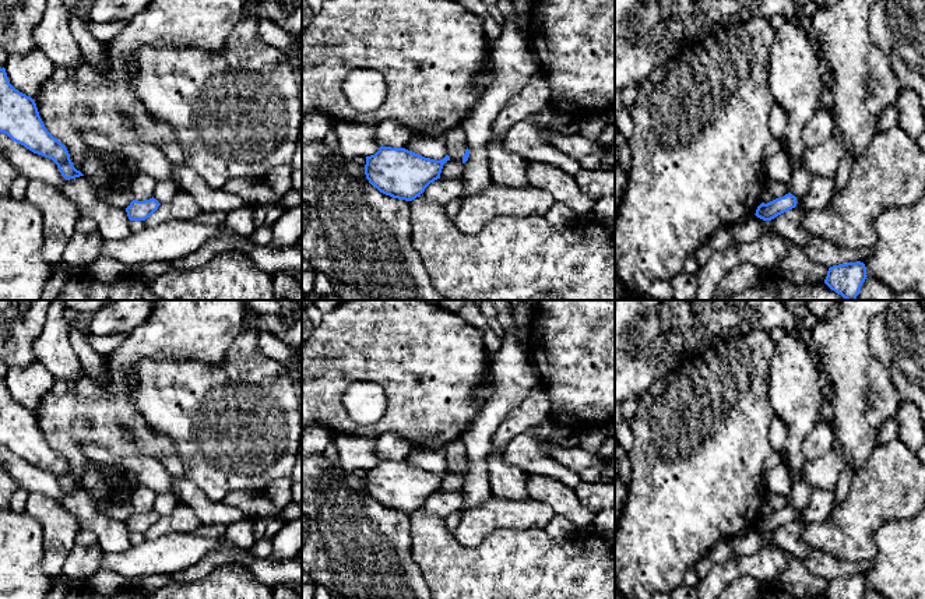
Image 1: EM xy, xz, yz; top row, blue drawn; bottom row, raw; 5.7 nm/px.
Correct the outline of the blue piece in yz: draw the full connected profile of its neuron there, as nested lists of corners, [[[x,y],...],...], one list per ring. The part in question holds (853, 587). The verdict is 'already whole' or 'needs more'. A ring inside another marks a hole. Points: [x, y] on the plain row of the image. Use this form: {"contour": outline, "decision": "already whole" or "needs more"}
{"contour": [[[847,575],[830,579],[824,596],[827,599],[862,599],[866,589],[864,575]]], "decision": "already whole"}

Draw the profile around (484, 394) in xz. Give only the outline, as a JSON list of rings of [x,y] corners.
[[[489,369],[486,374],[483,376],[482,385],[474,394],[474,398],[485,405],[486,402],[492,399],[493,387],[495,387],[495,377],[493,377],[492,370]]]

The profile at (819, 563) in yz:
[[[813,550],[801,561],[812,574],[819,575],[827,581],[838,577],[857,575],[857,574],[865,577],[866,572],[873,567],[873,560],[861,563],[848,563],[838,560],[820,550]]]

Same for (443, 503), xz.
[[[437,491],[430,496],[421,510],[426,514],[446,518],[451,512],[460,512],[464,508],[464,494],[460,491]]]

